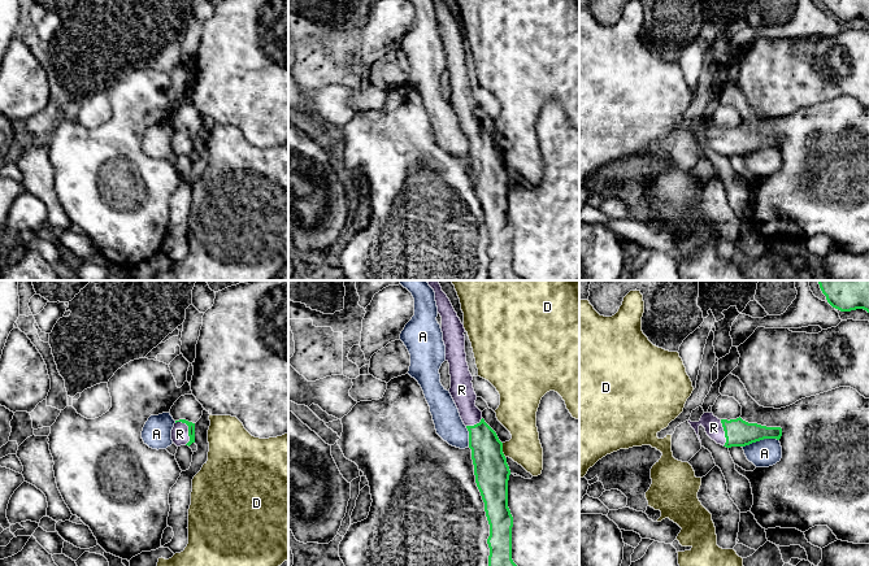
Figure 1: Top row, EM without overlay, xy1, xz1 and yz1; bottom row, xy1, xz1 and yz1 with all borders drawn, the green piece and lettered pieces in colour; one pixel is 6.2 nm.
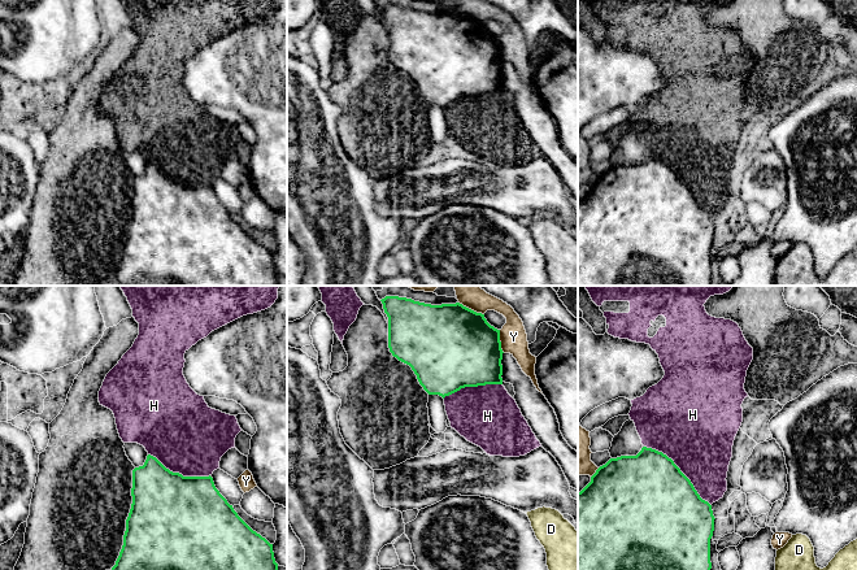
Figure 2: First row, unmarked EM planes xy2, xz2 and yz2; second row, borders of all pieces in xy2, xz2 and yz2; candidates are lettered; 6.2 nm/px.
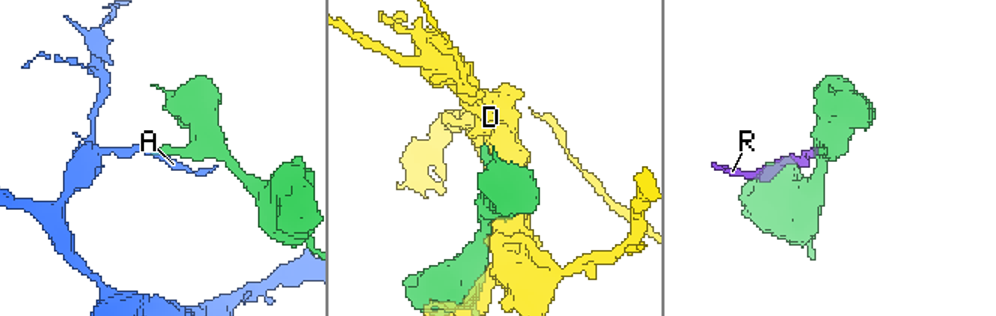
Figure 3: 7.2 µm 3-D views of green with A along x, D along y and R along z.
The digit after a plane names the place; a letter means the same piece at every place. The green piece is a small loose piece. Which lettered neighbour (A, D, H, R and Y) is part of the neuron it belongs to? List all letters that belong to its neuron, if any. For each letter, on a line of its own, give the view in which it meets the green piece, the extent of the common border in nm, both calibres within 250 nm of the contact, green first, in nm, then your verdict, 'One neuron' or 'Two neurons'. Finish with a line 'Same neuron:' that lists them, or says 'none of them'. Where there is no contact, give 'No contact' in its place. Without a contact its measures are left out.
A: Touches green in yz1. Shared border 240 nm. Thickness 170 nm (green) against 170 nm. Two neurons
D: Touches green in xz1. Shared border 90 nm. Thickness 220 nm (green) against 240 nm. Two neurons
H: Touches green in yz2. Shared border 550 nm. Thickness 500 nm (green) against 440 nm. Two neurons
R: Touches green in xy1. Shared border 160 nm. Thickness 50 nm (green) against 110 nm. One neuron
Y: Touches green in xz2. Shared border 180 nm. Thickness 500 nm (green) against 160 nm. Two neurons
Same neuron: R

